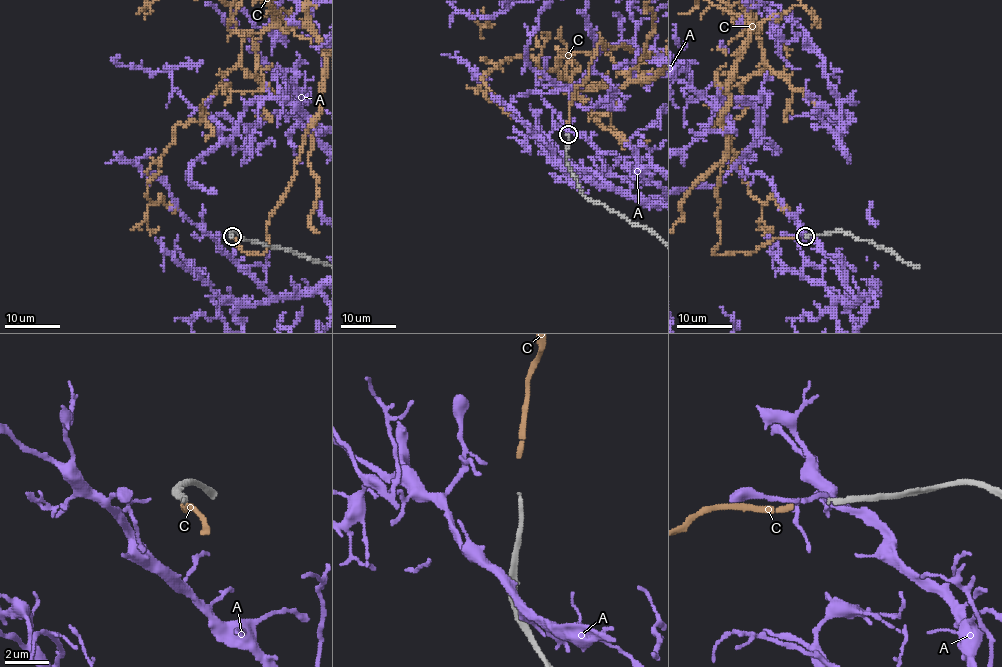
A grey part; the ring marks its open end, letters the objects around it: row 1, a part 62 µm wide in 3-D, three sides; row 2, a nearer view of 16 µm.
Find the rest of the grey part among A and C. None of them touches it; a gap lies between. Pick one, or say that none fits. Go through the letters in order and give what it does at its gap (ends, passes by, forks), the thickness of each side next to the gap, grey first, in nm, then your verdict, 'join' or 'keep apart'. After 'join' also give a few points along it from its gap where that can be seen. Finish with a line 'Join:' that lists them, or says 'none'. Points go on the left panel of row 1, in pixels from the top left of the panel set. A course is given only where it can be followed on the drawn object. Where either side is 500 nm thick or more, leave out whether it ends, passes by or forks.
A: it ends; calibres 200 and 140 nm; keep apart
C: it ends; calibres 200 and 200 nm; join
Join: C

